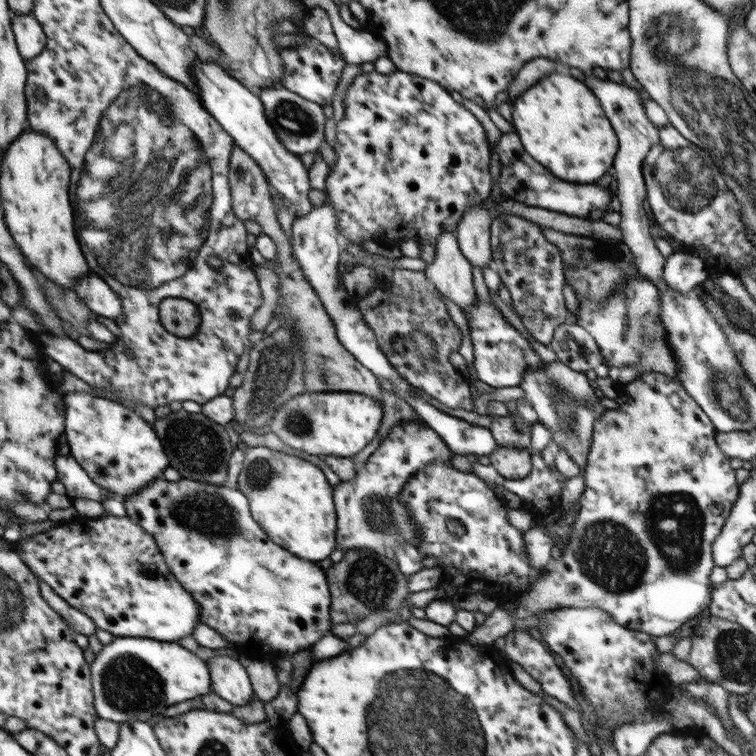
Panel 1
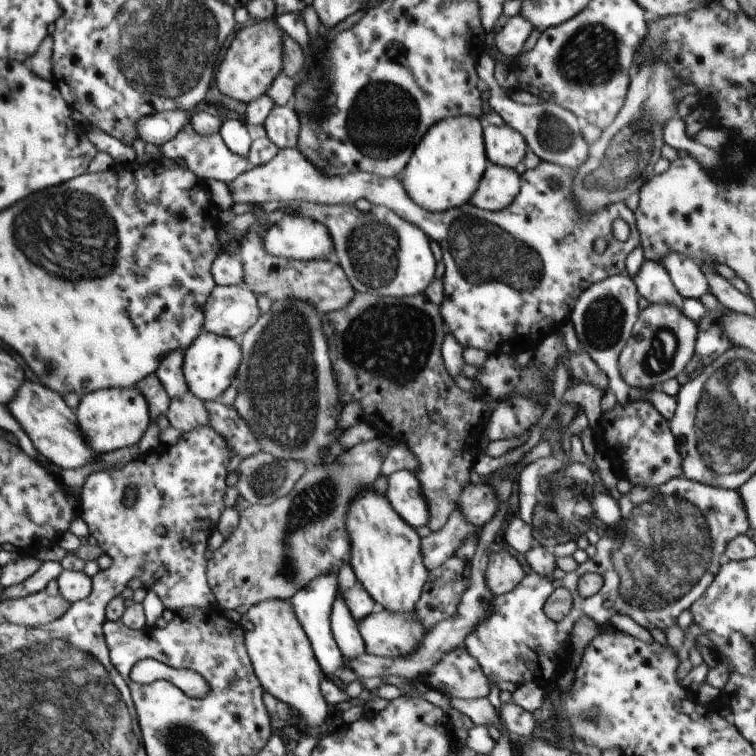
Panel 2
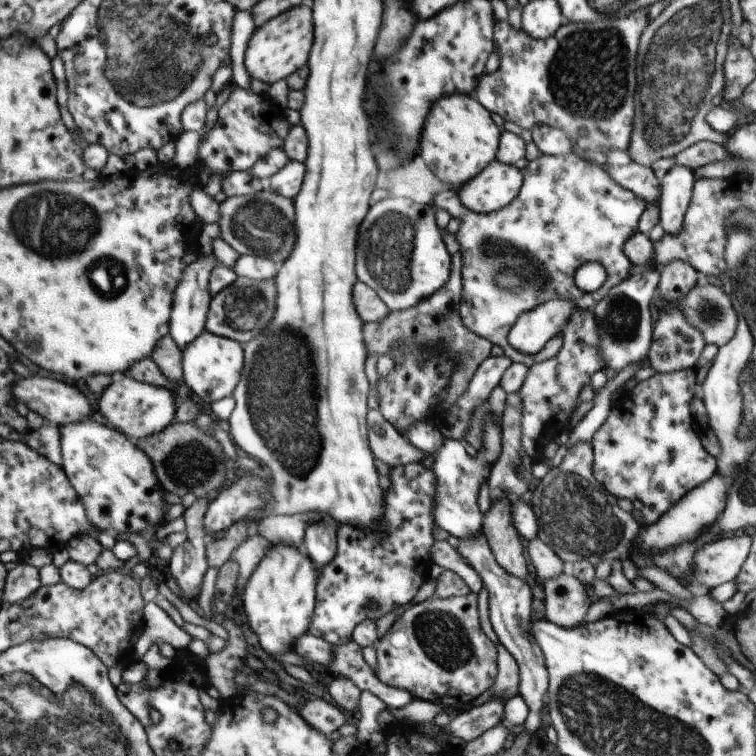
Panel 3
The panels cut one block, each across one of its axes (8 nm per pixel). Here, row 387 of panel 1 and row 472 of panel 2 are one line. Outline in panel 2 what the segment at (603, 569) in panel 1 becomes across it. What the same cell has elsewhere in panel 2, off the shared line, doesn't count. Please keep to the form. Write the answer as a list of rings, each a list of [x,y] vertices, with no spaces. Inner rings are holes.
[[[630,400],[626,404],[616,404],[612,409],[603,412],[604,434],[608,444],[618,456],[620,468],[615,469],[619,479],[626,479],[632,486],[658,488],[672,478],[684,475],[682,456],[678,452],[678,441],[670,430],[670,422],[654,404],[646,400]]]

